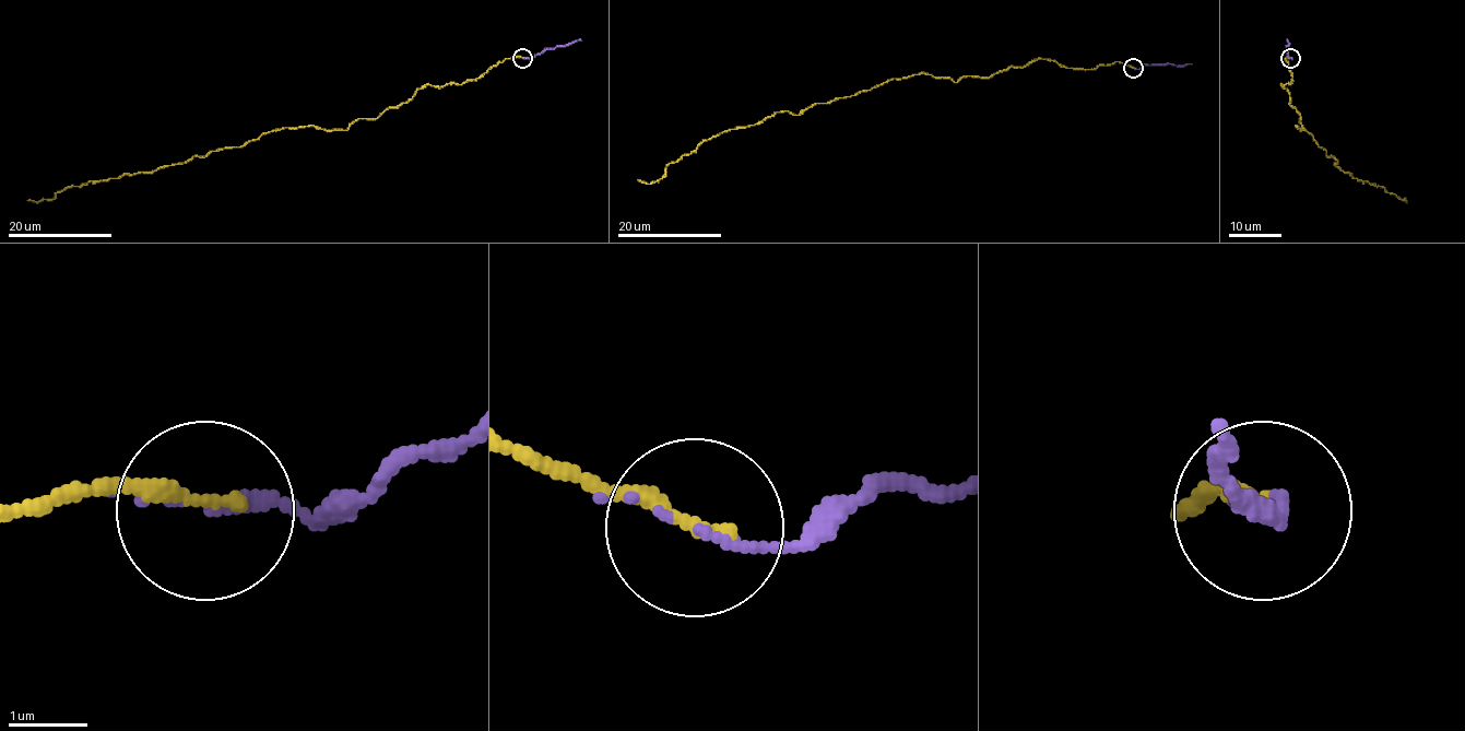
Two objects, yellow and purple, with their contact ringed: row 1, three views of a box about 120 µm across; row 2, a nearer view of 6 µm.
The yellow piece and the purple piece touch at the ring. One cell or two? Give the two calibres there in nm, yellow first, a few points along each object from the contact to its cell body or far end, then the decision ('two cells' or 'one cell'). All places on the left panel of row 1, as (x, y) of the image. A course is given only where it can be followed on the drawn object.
200/80 nm | yellow via (523, 58), (505, 58), (460, 84), (424, 84), (346, 130), (282, 127), (239, 146), (27, 200) | purple via (523, 58), (581, 40) | one cell

